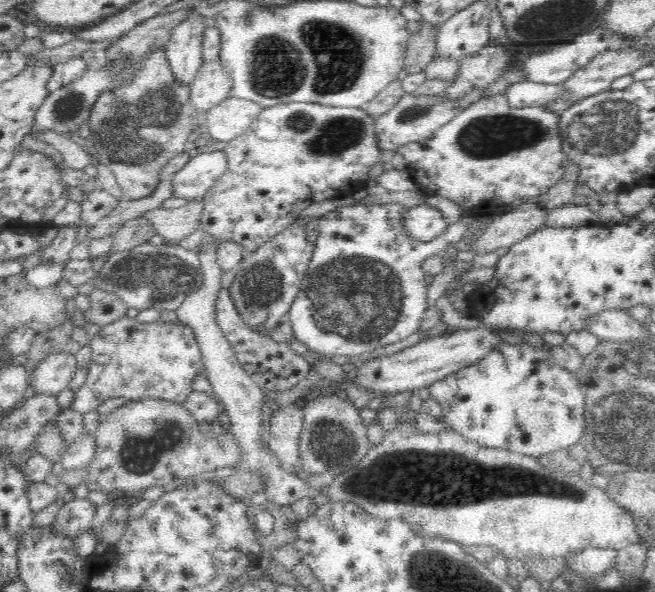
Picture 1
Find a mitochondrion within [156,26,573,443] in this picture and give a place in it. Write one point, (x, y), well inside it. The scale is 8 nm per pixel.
(358, 312)

